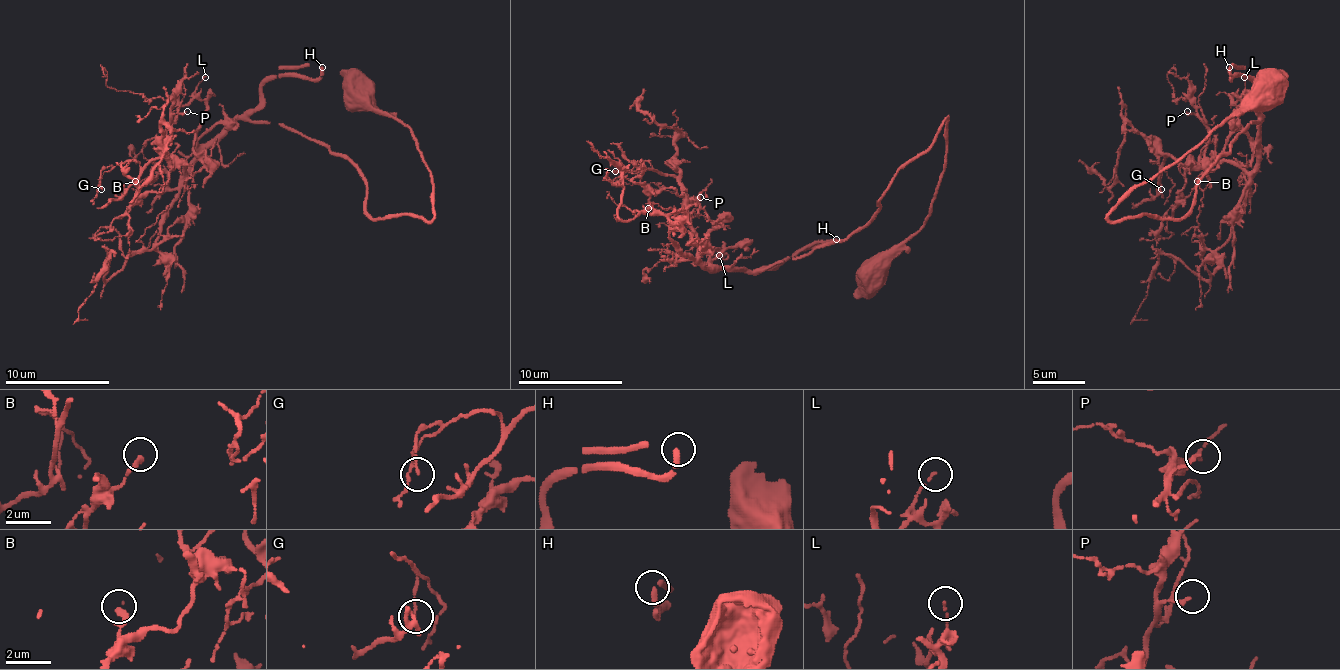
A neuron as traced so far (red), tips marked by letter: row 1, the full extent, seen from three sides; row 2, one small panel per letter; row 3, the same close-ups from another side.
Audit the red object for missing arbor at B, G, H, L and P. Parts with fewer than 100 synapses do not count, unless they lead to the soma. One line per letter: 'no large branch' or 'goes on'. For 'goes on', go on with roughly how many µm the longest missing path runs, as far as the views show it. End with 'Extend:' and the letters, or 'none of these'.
B: no large branch
G: no large branch
H: no large branch
L: goes on; about 35 µm are missing
P: no large branch
Extend: L

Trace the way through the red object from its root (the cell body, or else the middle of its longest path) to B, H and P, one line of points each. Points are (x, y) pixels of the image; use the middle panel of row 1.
B: (870, 275), (924, 223), (948, 119), (859, 229), (758, 270), (708, 268), (687, 200), (669, 187), (648, 208)
H: (870, 275), (862, 278), (924, 223), (948, 119), (859, 229), (763, 268), (836, 239)
P: (870, 275), (924, 223), (948, 119), (859, 229), (792, 260), (708, 268), (690, 218), (677, 216), (700, 197)

